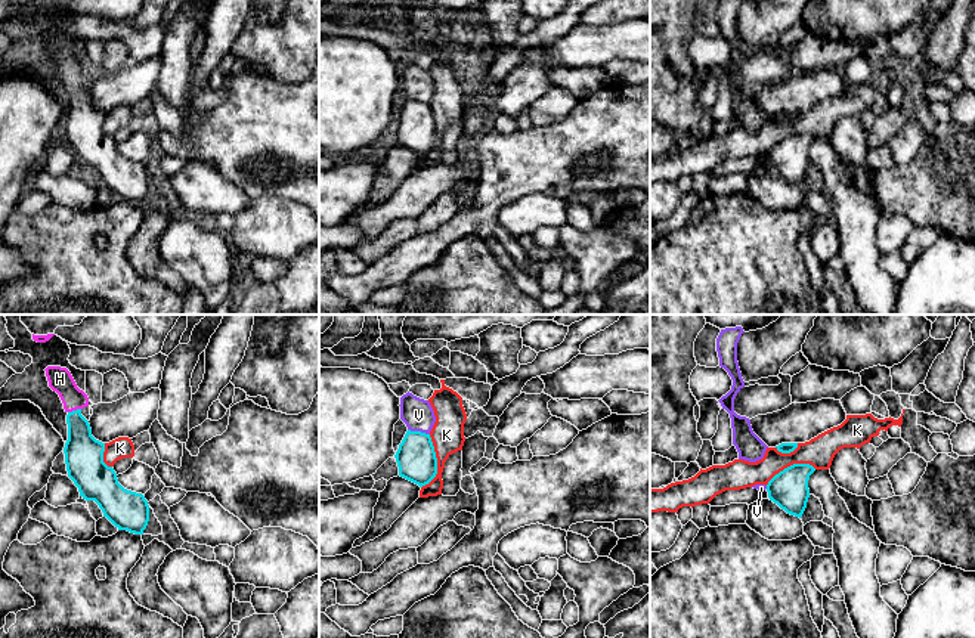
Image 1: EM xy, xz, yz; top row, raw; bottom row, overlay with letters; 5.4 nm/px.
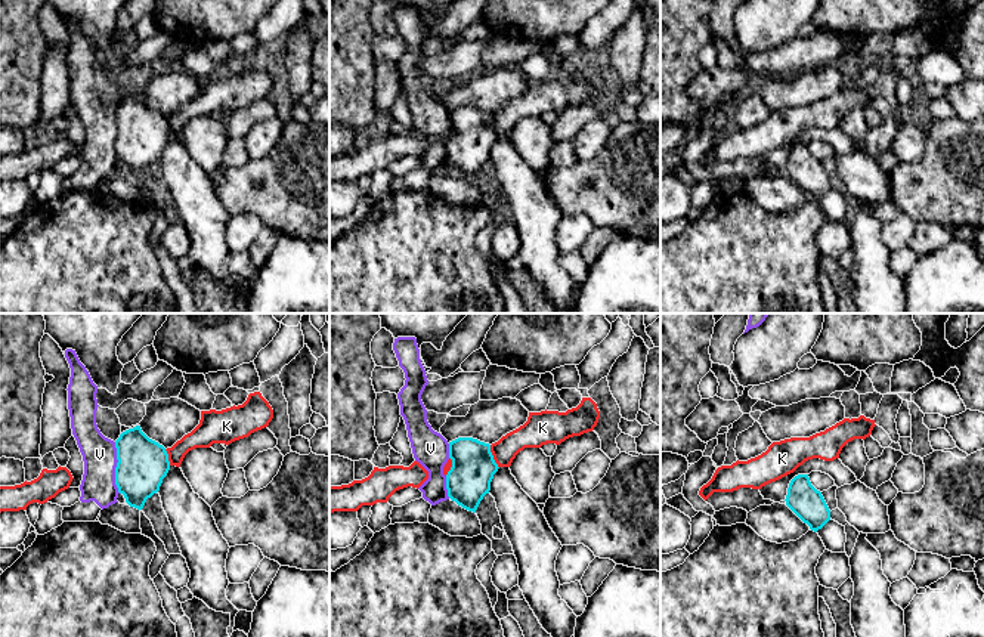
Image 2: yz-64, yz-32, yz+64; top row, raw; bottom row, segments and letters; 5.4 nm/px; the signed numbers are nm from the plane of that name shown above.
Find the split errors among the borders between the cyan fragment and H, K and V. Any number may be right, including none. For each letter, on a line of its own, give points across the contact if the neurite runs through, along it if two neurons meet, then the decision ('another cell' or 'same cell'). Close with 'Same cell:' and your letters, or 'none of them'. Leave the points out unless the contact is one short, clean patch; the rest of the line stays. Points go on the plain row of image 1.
H: across xy (83, 123), (74, 80), (74, 68), (59, 47) | same cell
K: along xz (430, 104), (436, 127), (436, 143), (421, 157) | another cell
V: along xz (408, 98), (429, 104) | another cell
Same cell: H

